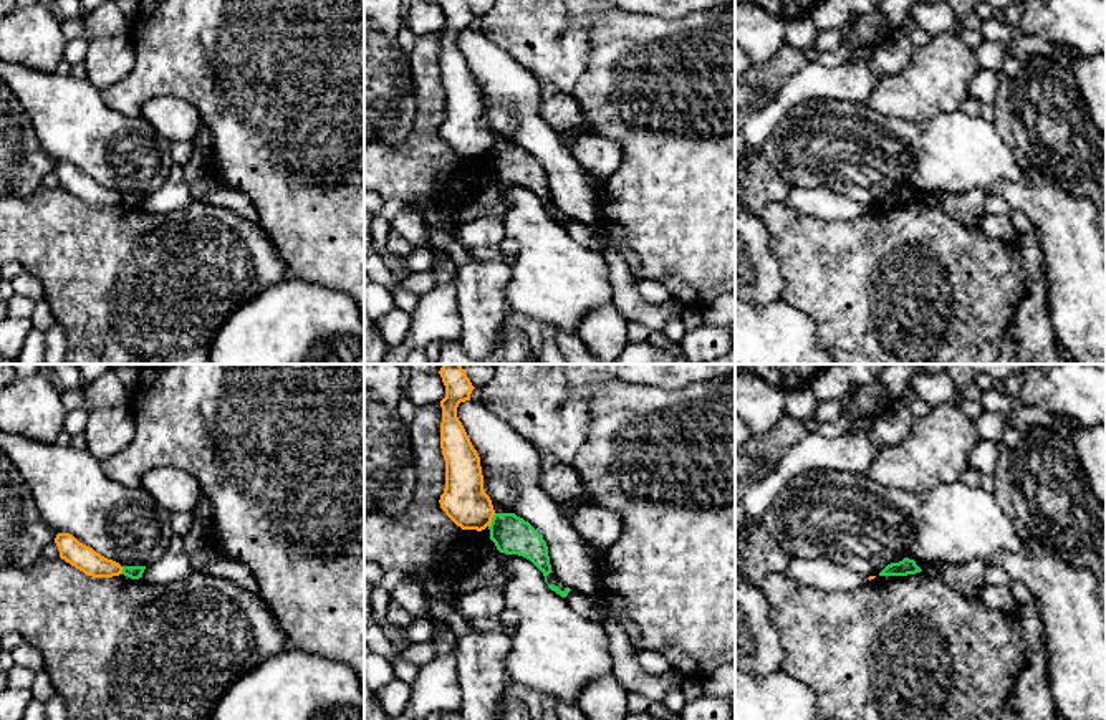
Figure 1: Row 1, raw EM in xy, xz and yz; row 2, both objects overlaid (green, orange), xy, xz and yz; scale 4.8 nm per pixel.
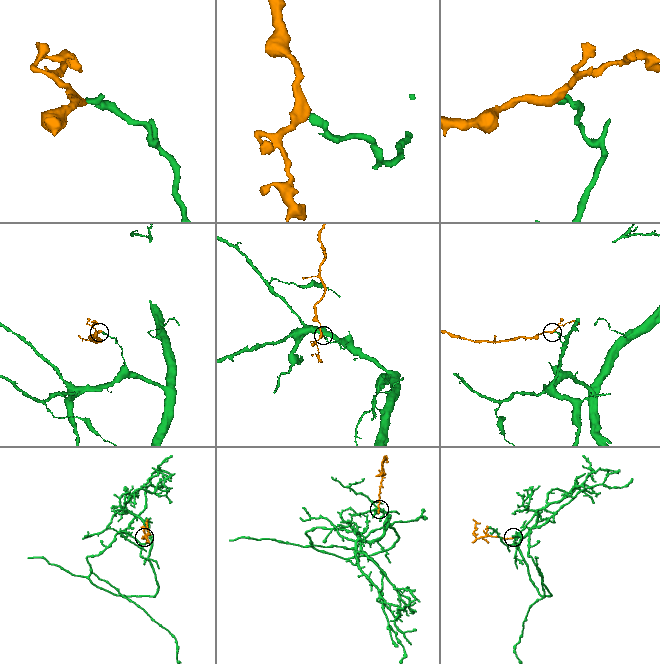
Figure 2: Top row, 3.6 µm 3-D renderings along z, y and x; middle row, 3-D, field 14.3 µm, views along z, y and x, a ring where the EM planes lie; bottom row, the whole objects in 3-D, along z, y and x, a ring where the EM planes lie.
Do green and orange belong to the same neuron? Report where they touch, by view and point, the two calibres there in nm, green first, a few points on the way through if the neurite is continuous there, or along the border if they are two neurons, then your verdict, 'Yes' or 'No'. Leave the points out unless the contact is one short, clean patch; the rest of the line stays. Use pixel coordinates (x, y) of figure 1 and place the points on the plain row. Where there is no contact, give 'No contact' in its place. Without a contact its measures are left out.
Touches green at xz (492, 149). Thickness 190 nm (green) against 220 nm. Boundary: xz (495, 143), (489, 156). No

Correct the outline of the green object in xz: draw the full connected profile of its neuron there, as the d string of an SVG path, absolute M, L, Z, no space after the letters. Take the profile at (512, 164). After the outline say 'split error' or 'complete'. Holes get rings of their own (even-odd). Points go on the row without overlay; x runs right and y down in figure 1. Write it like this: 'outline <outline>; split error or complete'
outline M495 142L488 156L490 169L500 182L530 189L545 205L551 200L548 175L543 166L515 142Z; complete

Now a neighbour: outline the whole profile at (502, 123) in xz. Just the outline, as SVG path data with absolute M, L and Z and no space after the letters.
M480 88L483 121L490 126L495 142L513 142L517 118L505 108L495 104Z

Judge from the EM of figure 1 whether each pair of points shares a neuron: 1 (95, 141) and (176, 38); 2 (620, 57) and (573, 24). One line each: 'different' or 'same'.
1: different
2: different

